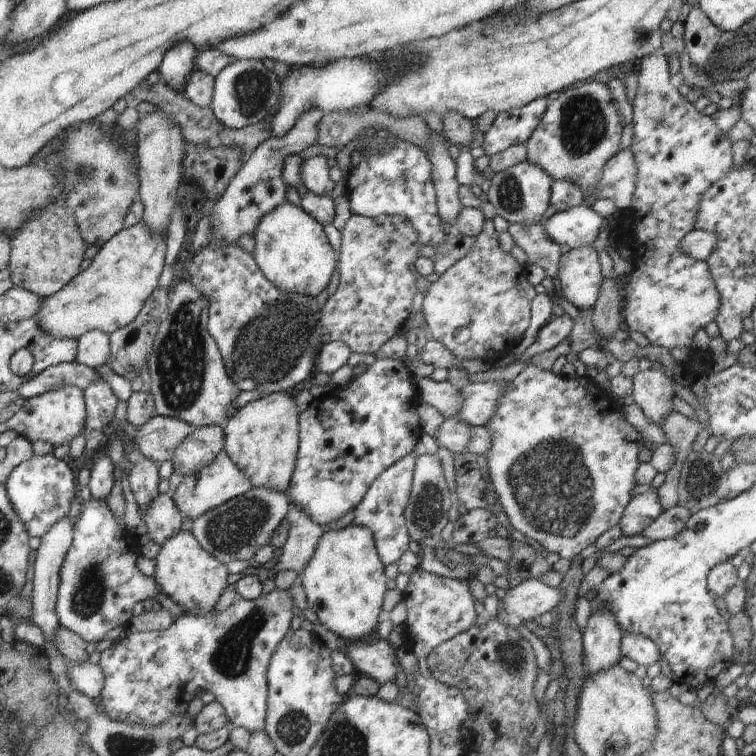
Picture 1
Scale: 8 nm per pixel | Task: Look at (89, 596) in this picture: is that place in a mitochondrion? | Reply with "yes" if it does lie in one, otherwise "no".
yes

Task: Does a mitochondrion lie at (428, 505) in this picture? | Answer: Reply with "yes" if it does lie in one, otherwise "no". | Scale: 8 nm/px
yes

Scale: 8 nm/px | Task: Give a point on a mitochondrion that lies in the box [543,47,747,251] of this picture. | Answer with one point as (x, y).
(583, 125)

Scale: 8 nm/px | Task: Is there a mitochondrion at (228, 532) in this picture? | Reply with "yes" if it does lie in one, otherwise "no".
yes

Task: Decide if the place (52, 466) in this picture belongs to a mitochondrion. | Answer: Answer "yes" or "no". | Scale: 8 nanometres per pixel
no

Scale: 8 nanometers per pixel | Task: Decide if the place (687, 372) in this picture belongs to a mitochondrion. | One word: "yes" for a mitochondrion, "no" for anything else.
no

